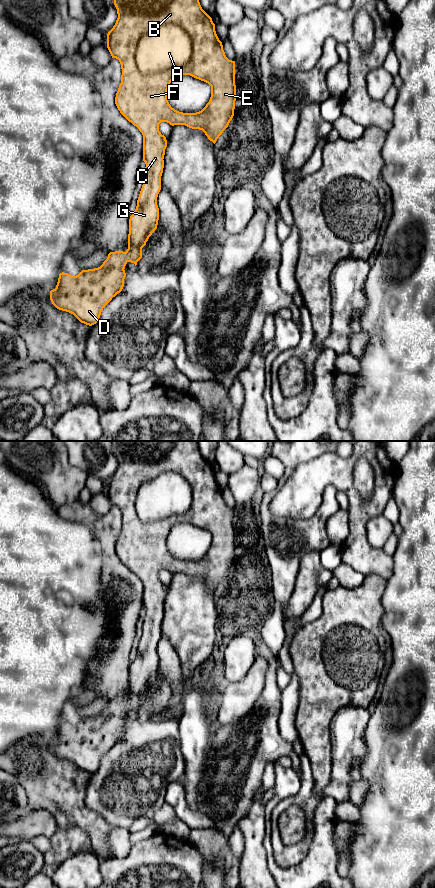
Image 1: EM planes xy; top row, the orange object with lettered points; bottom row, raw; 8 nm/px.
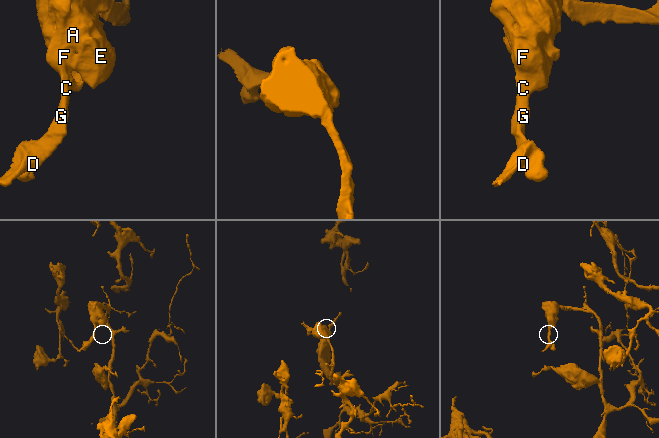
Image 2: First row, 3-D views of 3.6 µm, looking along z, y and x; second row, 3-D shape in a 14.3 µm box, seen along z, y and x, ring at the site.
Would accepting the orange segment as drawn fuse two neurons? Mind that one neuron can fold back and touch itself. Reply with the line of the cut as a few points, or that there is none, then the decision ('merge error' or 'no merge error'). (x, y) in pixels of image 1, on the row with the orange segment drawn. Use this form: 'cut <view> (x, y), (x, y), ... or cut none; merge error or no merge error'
cut xy (181, 26), (164, 23), (139, 39), (135, 61), (142, 75); merge error

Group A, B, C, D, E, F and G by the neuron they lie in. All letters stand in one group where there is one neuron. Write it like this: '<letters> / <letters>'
A / B C D E F G

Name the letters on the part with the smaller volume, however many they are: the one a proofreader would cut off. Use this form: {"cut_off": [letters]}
{"cut_off": ["A"]}

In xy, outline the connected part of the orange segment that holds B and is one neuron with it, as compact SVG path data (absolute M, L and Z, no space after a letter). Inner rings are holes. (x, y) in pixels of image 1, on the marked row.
M114 0L118 18L115 25L107 34L107 48L112 56L119 60L122 69L121 83L115 97L115 104L120 113L143 135L143 161L146 164L143 173L143 185L137 200L137 206L129 219L128 249L123 251L110 252L103 264L94 269L82 270L78 275L72 276L68 273L60 273L56 288L50 291L50 300L59 310L73 314L81 323L92 326L100 318L103 308L120 293L124 286L126 277L125 266L128 262L134 263L142 258L142 248L146 245L149 237L157 229L159 220L159 208L157 197L161 190L161 176L164 168L164 155L167 147L167 140L159 131L159 124L167 122L170 125L185 125L192 129L202 130L210 141L216 143L219 136L228 127L234 116L236 101L235 85L235 61L229 60L223 50L222 42L219 40L215 24L212 18L202 9L199 0ZM171 23L182 27L190 36L192 43L192 56L190 61L182 67L168 69L151 75L142 75L138 69L135 59L136 47L139 39L155 31L160 26ZM179 75L190 75L204 81L211 86L211 97L206 106L196 113L183 113L171 107L167 99L167 90L171 81Z

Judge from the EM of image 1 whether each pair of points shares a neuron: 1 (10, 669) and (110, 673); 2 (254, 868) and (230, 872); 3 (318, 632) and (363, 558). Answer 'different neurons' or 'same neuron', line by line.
1: different neurons
2: different neurons
3: different neurons

